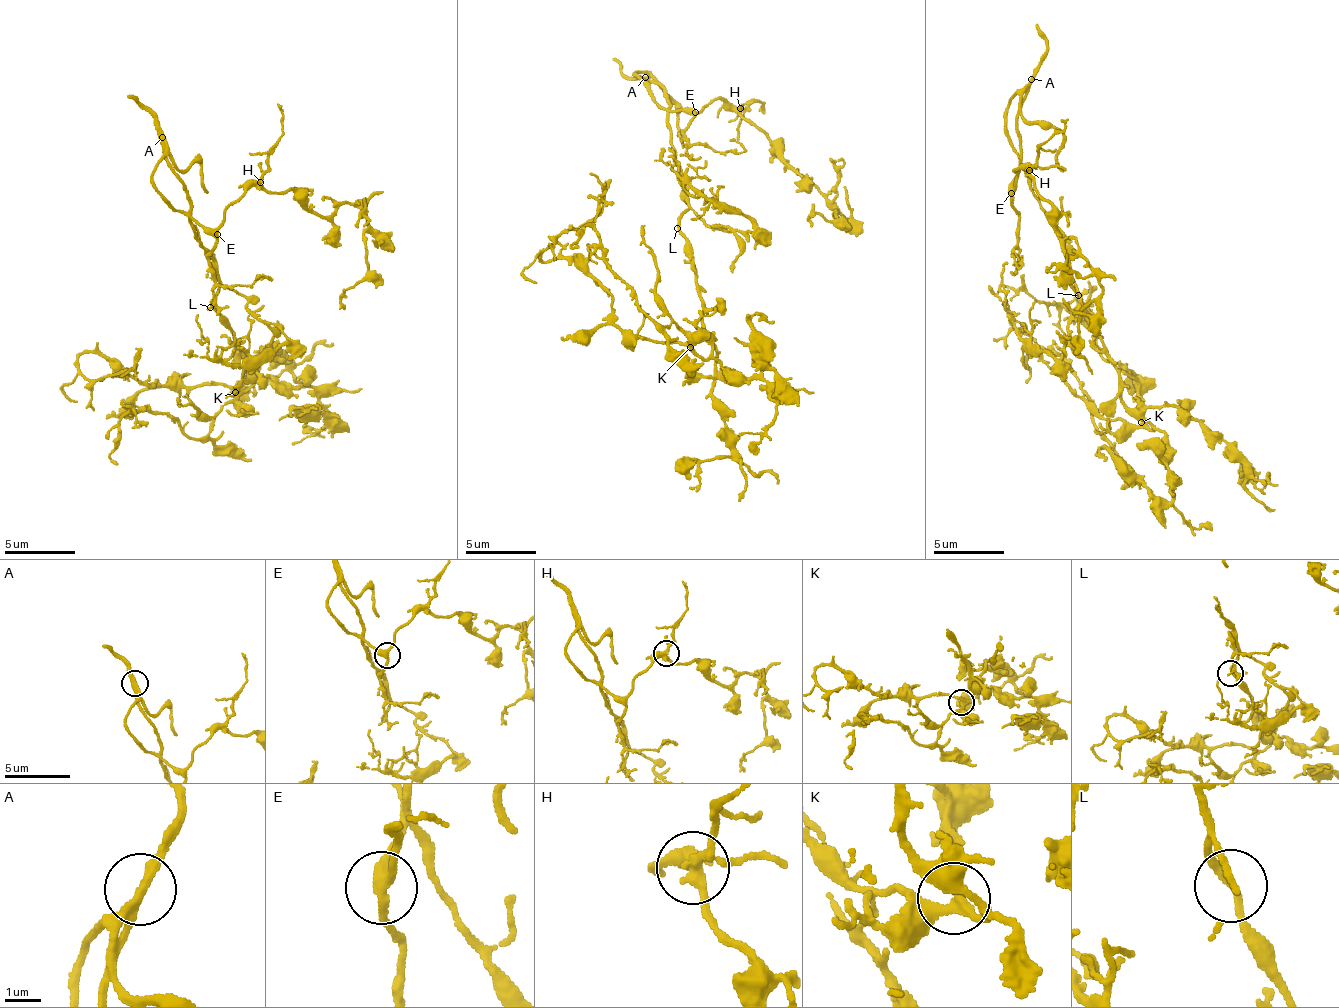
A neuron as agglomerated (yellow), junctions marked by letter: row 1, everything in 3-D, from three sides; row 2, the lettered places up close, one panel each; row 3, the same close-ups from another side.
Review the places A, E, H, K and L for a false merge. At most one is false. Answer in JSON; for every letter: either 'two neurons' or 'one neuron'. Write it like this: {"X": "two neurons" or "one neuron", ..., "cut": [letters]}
{"A": "one neuron", "E": "one neuron", "H": "one neuron", "K": "one neuron", "L": "one neuron", "cut": []}

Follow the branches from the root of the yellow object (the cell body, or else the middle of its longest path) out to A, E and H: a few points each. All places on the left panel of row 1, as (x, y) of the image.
A: (214, 304), (213, 295), (220, 286), (217, 260), (213, 250), (197, 238), (189, 220), (189, 189), (161, 137)
E: (214, 304), (213, 295), (220, 286), (217, 260), (213, 250), (201, 244), (189, 222), (199, 221), (217, 234)
H: (214, 304), (220, 286), (217, 260), (189, 222), (213, 229), (224, 209), (260, 182)

